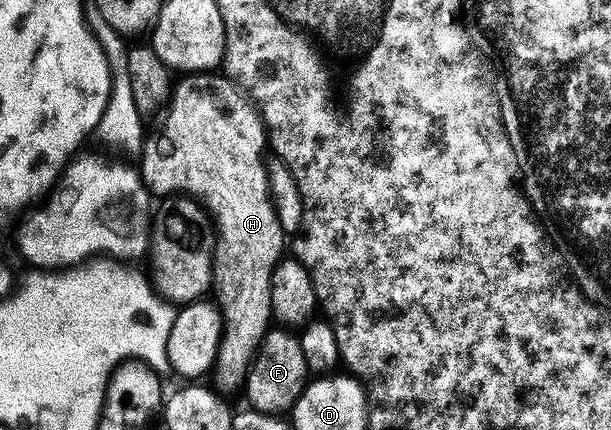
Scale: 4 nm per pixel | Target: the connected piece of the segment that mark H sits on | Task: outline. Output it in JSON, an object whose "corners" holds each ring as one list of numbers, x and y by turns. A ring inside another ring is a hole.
{"corners":[[206,71,204,73,190,73,182,76,172,86,172,100,167,106,167,112,164,114,165,118,165,137,169,140,169,154,165,157,165,162,152,161,151,158,142,156,140,158,141,165,139,164,139,172,144,180,146,189,153,191,158,189,159,192,165,193,161,195,181,195,188,194,188,196,196,199,207,210,208,216,211,218,212,224,215,226,215,244,213,247,213,284,211,286,212,296,215,298,215,304,221,311,221,342,217,348,217,358,213,361,213,368,211,370,211,378,215,384,216,392,221,395,225,393,233,393,242,388,245,384,245,380,249,377,249,369,253,366,253,359,257,355,257,348,261,346,261,340,265,338,265,334,269,332,271,328,271,322,273,321,273,308,271,307,271,275,273,269,277,266,278,261,282,260,284,251,287,249,287,234,281,230,281,224,279,219,275,215,275,207,273,201,269,197,269,175,267,172,267,130,264,121,261,119,260,113,257,112,252,101,242,90,238,89,228,76,220,75,213,71]]}

